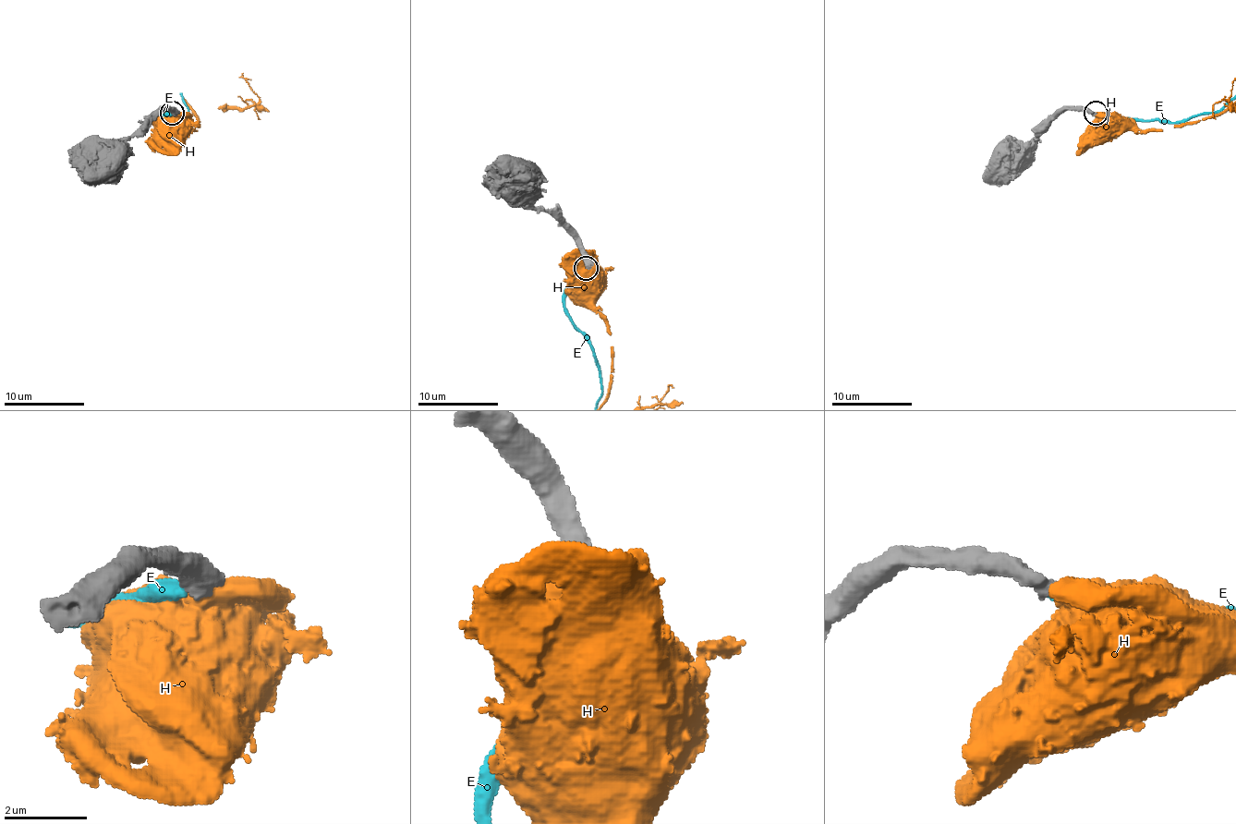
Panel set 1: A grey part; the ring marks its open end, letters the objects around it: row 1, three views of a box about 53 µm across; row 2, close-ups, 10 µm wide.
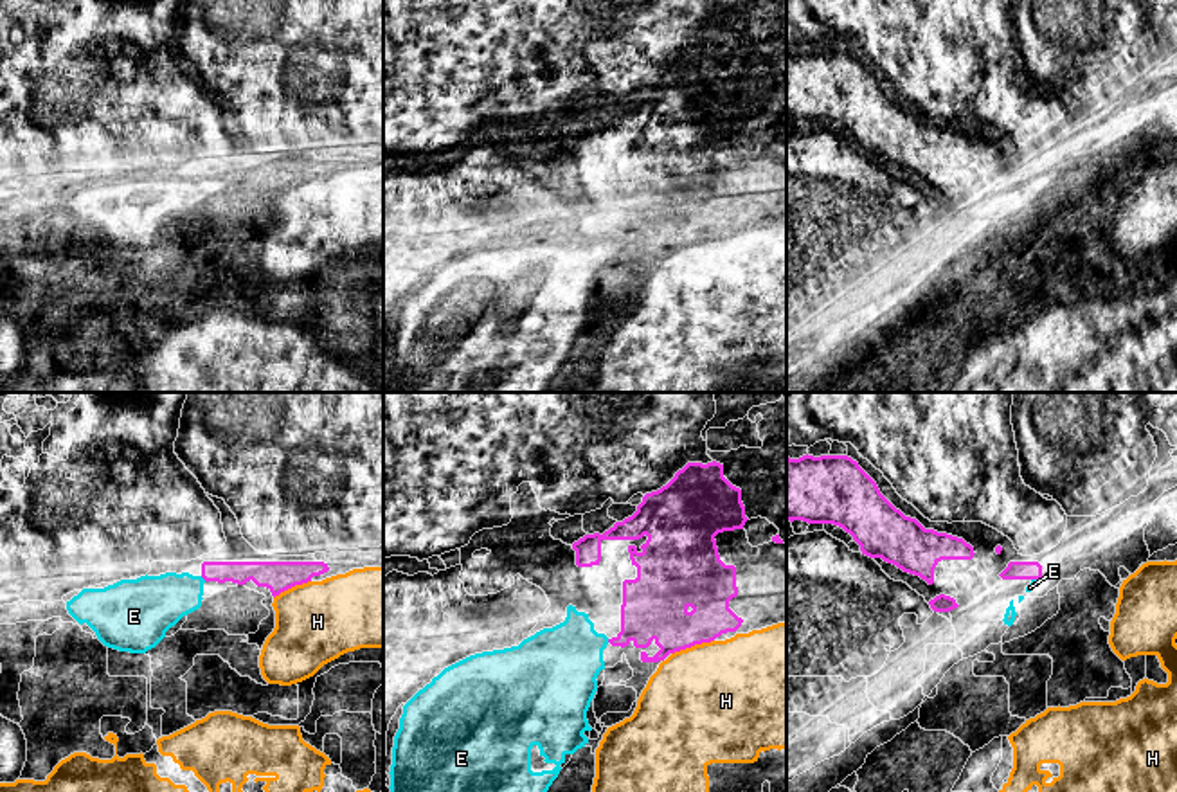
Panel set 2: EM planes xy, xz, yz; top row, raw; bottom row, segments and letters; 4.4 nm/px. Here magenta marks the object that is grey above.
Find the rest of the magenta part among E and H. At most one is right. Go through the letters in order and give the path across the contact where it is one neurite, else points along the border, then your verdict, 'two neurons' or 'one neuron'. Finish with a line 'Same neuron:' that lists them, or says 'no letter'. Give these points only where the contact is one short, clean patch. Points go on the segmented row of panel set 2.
E: across xy (260, 573), (211, 571), (204, 578), (180, 594), (155, 603) | one neuron
H: along xz (713, 639), (672, 654) | two neurons
Same neuron: E

